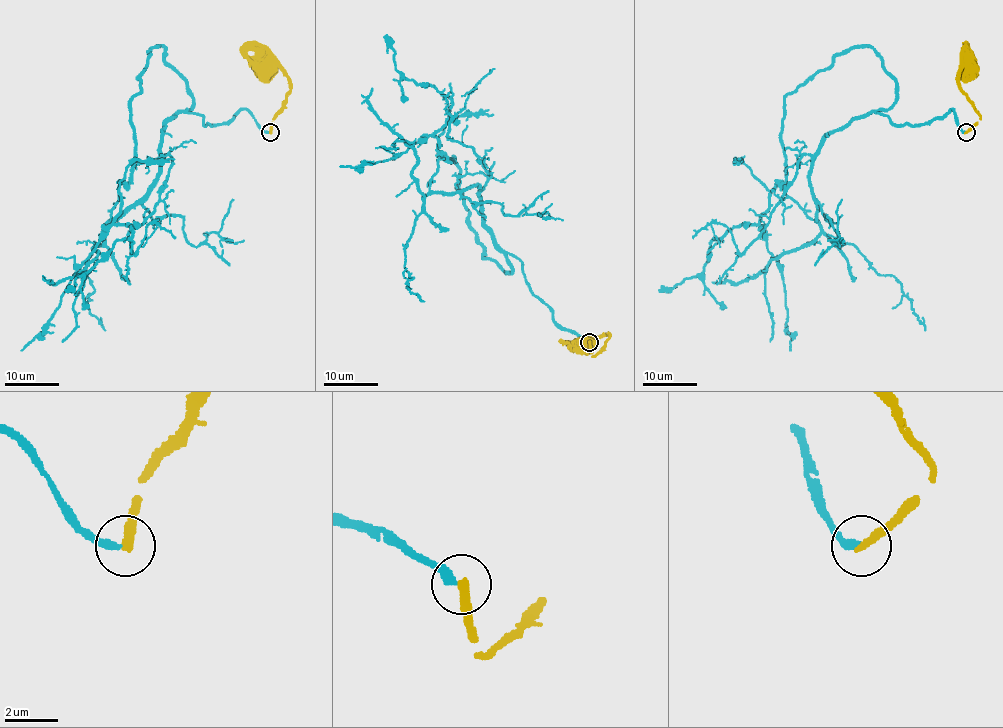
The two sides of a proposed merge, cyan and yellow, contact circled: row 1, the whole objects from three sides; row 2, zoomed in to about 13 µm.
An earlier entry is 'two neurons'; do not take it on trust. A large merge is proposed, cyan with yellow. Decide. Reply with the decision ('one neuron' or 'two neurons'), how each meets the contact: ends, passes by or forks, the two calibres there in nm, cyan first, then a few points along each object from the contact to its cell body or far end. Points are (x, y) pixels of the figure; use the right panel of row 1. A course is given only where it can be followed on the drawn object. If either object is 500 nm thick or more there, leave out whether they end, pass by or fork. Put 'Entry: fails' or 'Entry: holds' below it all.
two neurons | cyan ends | yellow ends | 300/320 nm | cyan via (966, 132), (951, 109), (878, 113), (896, 83), (870, 47), (784, 98), (759, 229), (790, 351) | yellow via (966, 132), (980, 120), (980, 113), (959, 88), (959, 71), (971, 64), (974, 68)
Entry: holds

